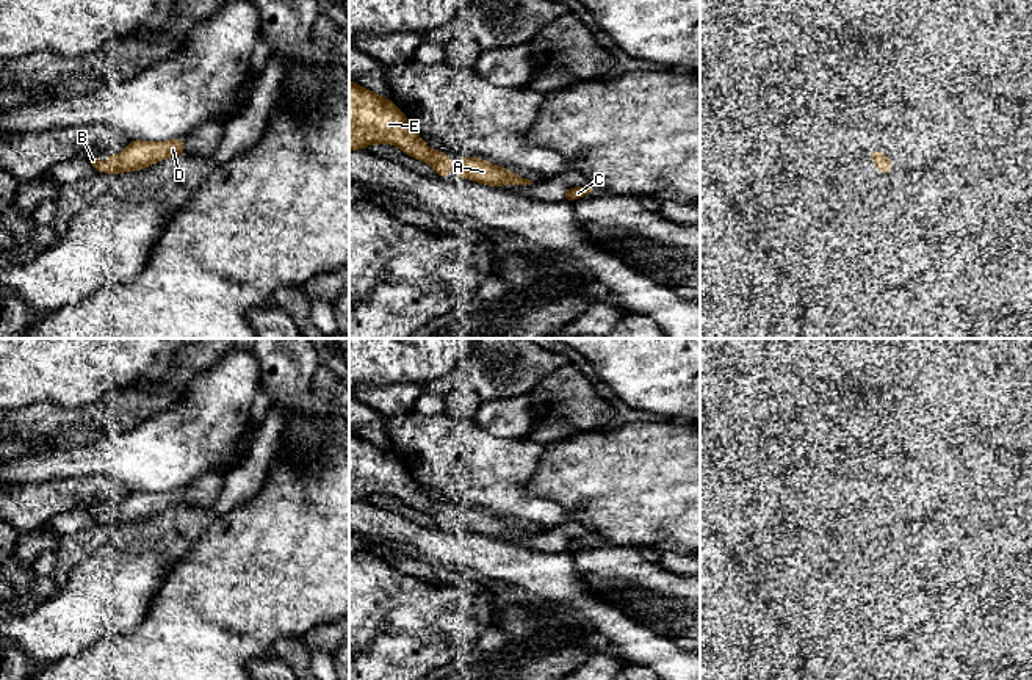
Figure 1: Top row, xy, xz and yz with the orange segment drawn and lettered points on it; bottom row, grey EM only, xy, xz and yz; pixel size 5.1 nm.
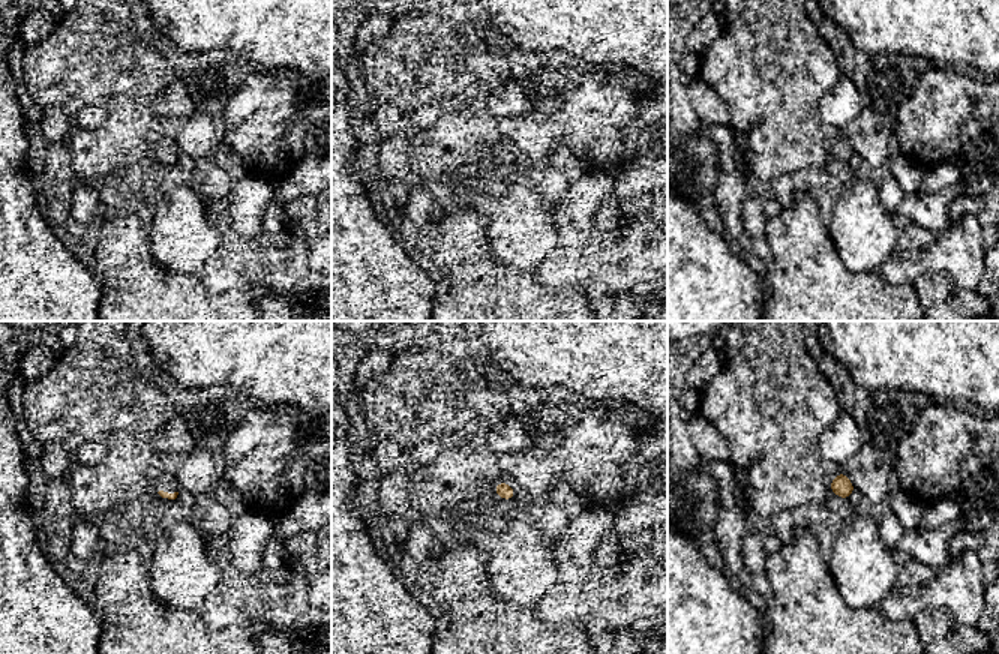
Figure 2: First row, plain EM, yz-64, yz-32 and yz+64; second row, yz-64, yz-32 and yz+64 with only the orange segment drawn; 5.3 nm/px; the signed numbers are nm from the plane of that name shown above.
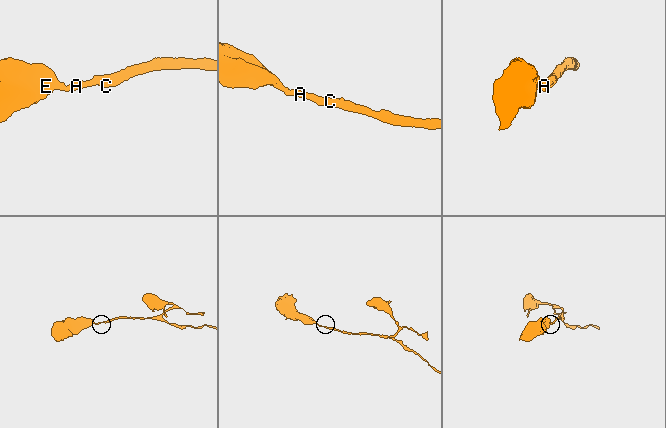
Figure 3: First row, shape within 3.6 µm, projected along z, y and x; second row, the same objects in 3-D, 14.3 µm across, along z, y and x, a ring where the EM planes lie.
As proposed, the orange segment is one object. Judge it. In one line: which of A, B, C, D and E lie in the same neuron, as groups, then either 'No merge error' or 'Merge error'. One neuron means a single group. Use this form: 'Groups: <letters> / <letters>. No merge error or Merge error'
Groups: A B C D E. No merge error

